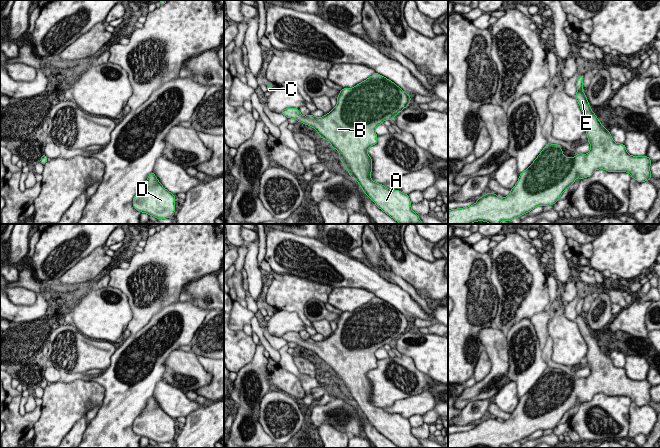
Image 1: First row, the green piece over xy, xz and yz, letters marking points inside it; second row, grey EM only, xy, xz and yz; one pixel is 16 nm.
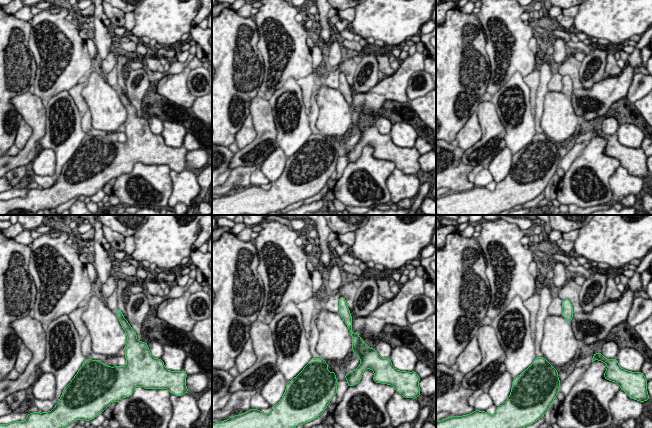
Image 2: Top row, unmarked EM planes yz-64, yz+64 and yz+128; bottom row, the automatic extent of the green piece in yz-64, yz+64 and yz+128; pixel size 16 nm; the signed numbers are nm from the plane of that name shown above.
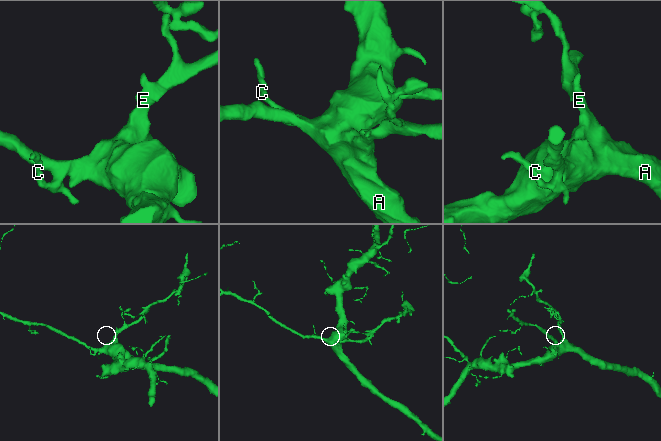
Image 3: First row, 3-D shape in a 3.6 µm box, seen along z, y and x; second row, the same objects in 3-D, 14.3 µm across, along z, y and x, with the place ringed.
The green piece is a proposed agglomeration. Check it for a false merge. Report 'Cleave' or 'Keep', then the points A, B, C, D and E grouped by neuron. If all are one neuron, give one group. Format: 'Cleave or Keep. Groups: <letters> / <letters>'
Keep. Groups: A B C D E

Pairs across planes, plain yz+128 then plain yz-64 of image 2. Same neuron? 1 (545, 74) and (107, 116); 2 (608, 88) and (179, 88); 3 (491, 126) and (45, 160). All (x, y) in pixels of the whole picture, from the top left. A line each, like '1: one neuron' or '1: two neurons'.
1: two neurons
2: one neuron
3: two neurons

